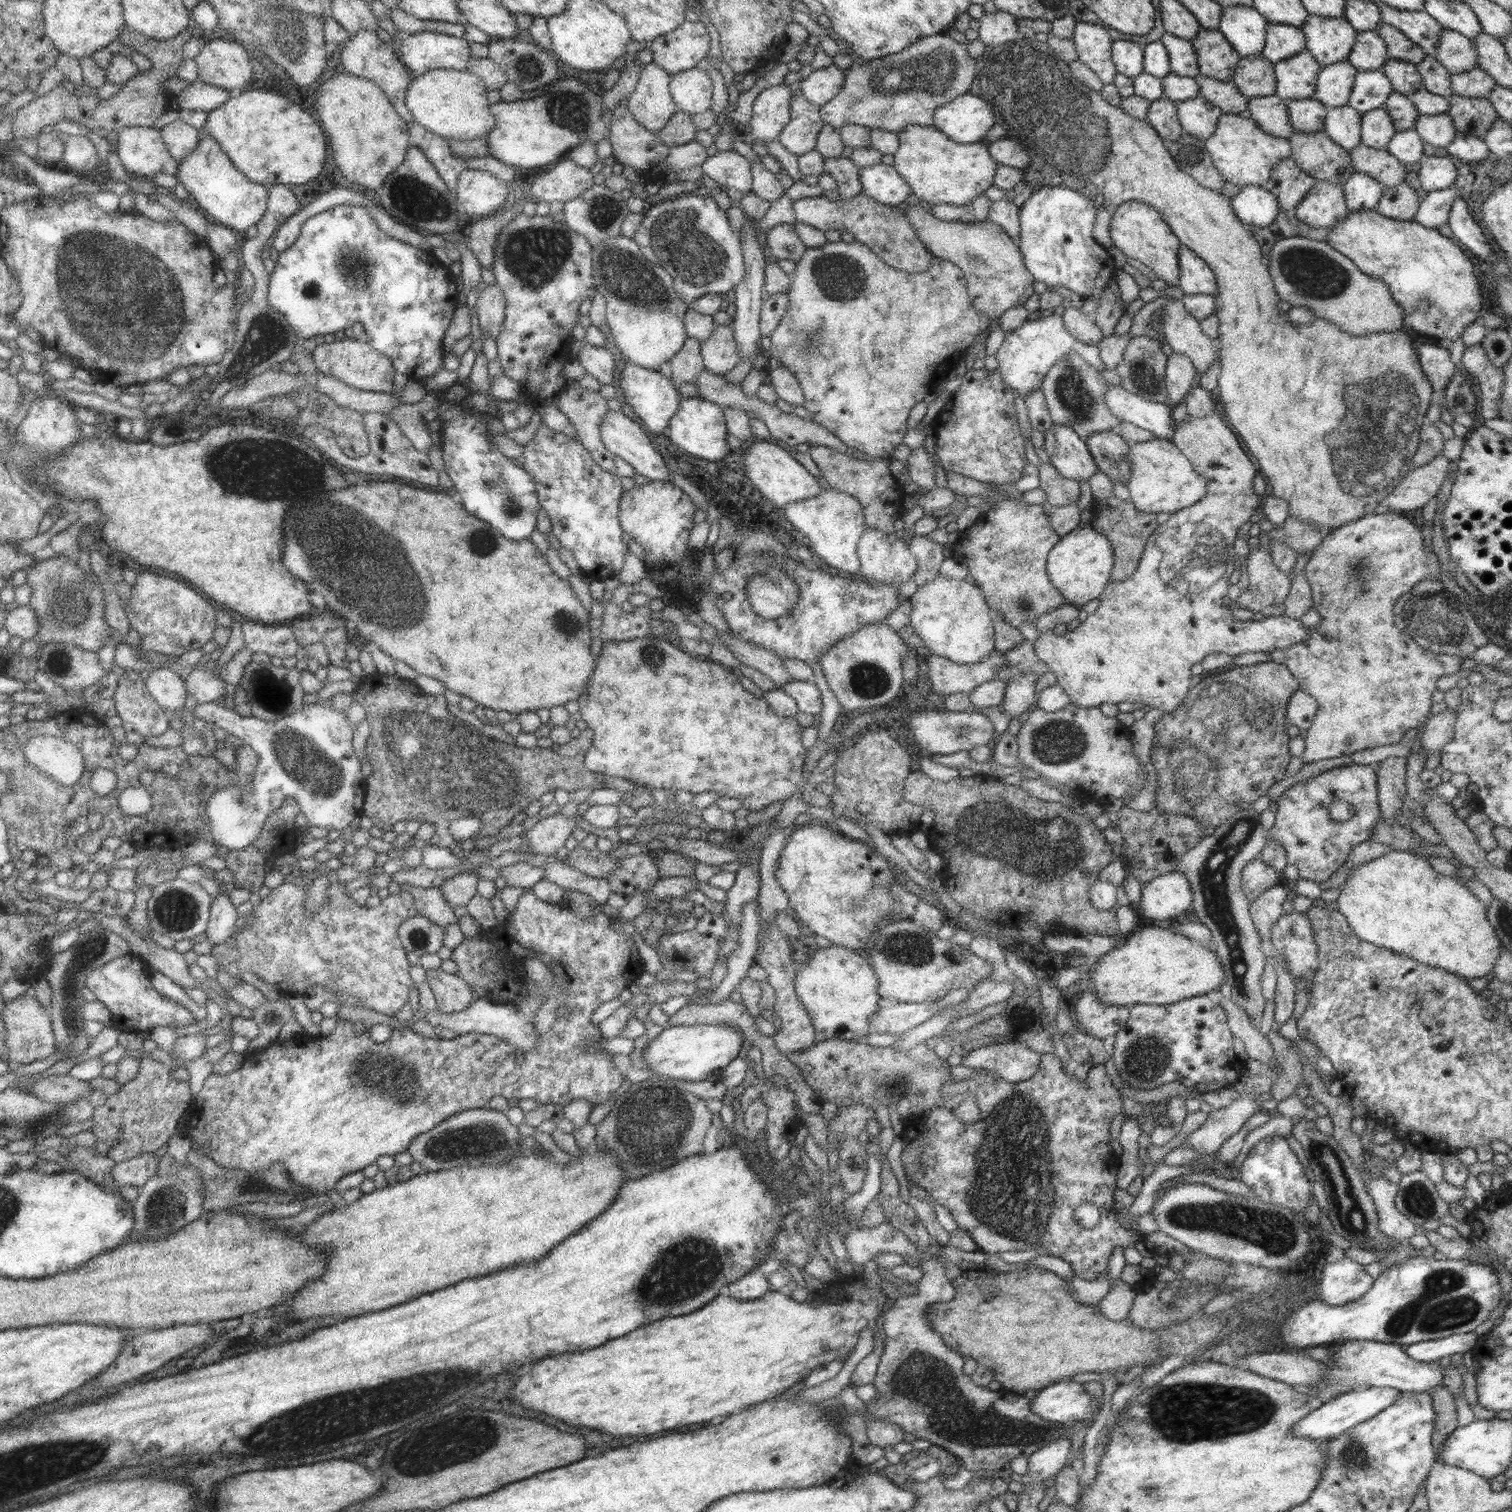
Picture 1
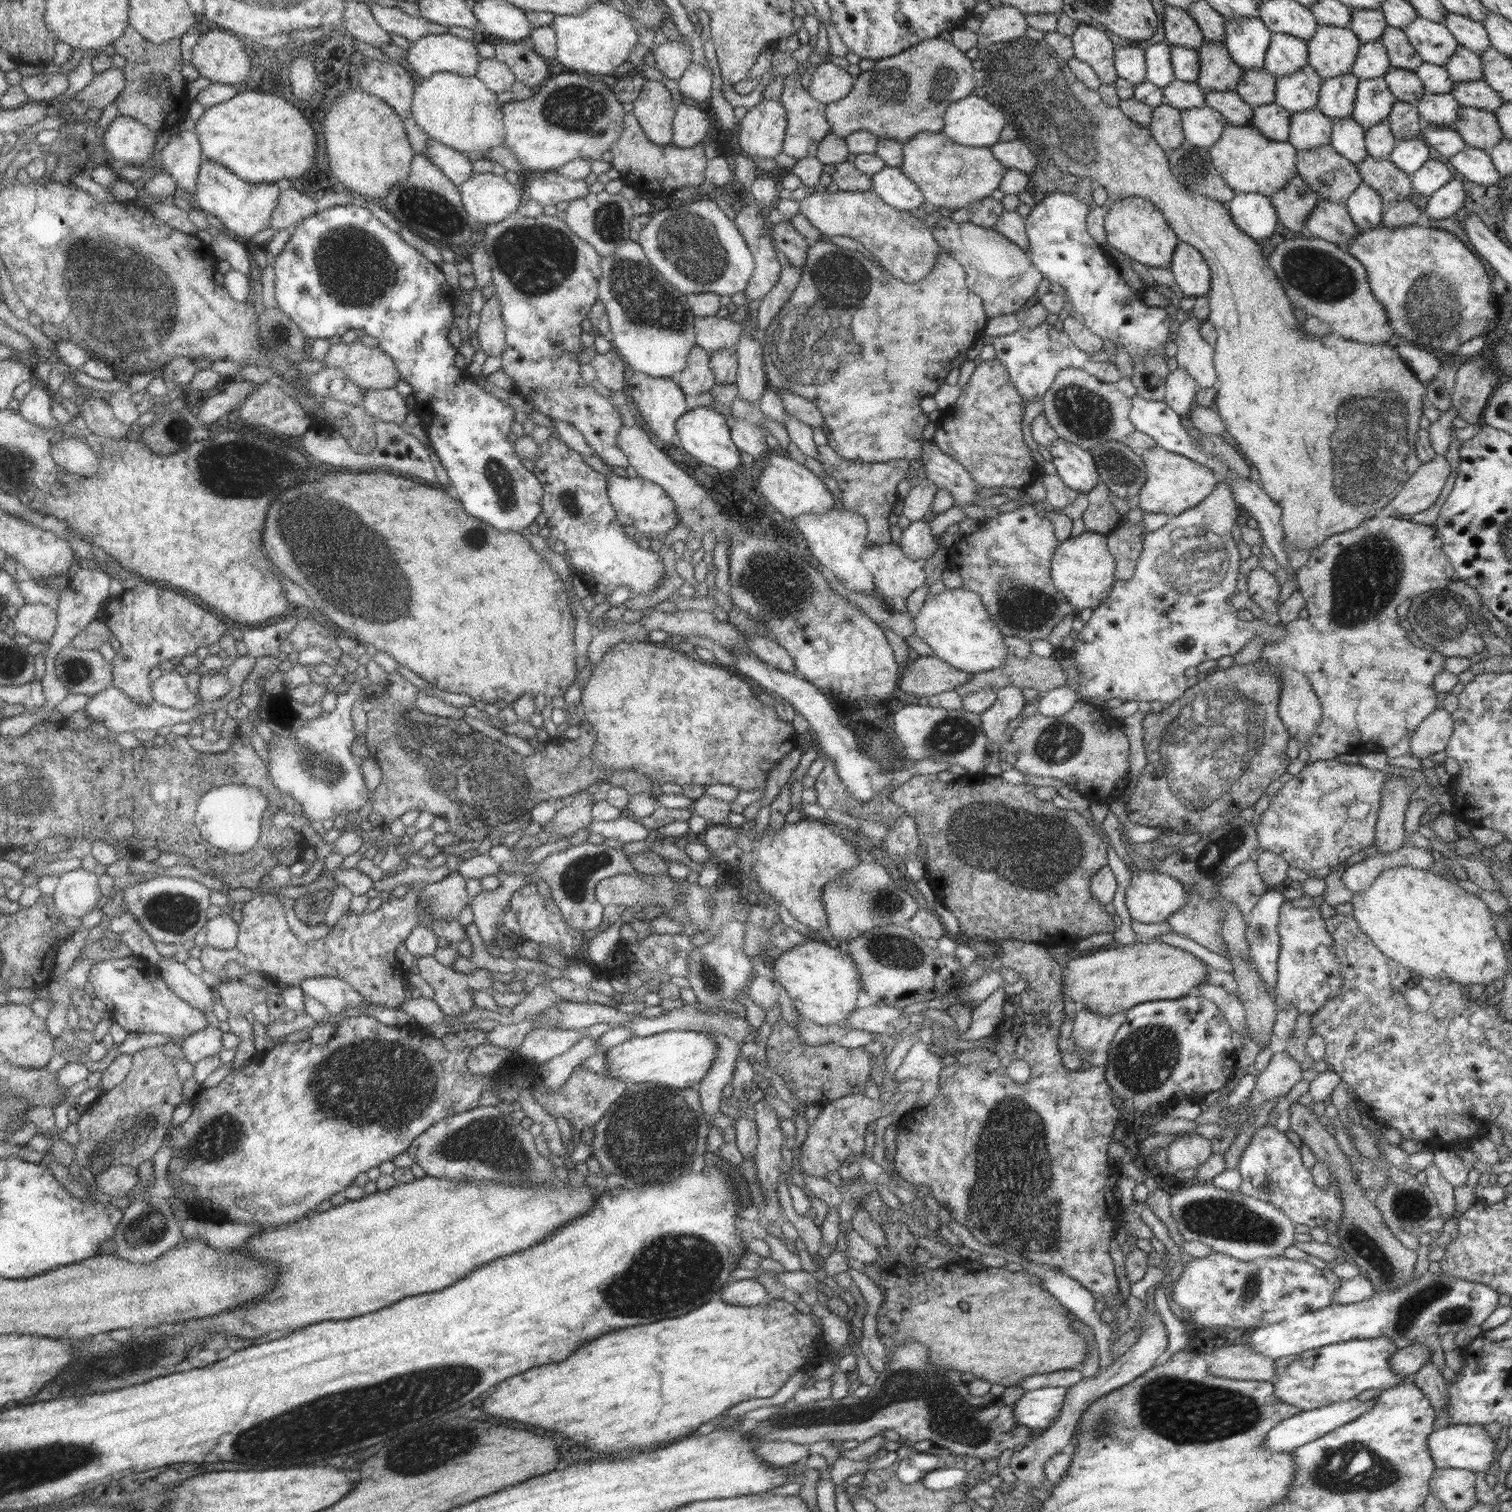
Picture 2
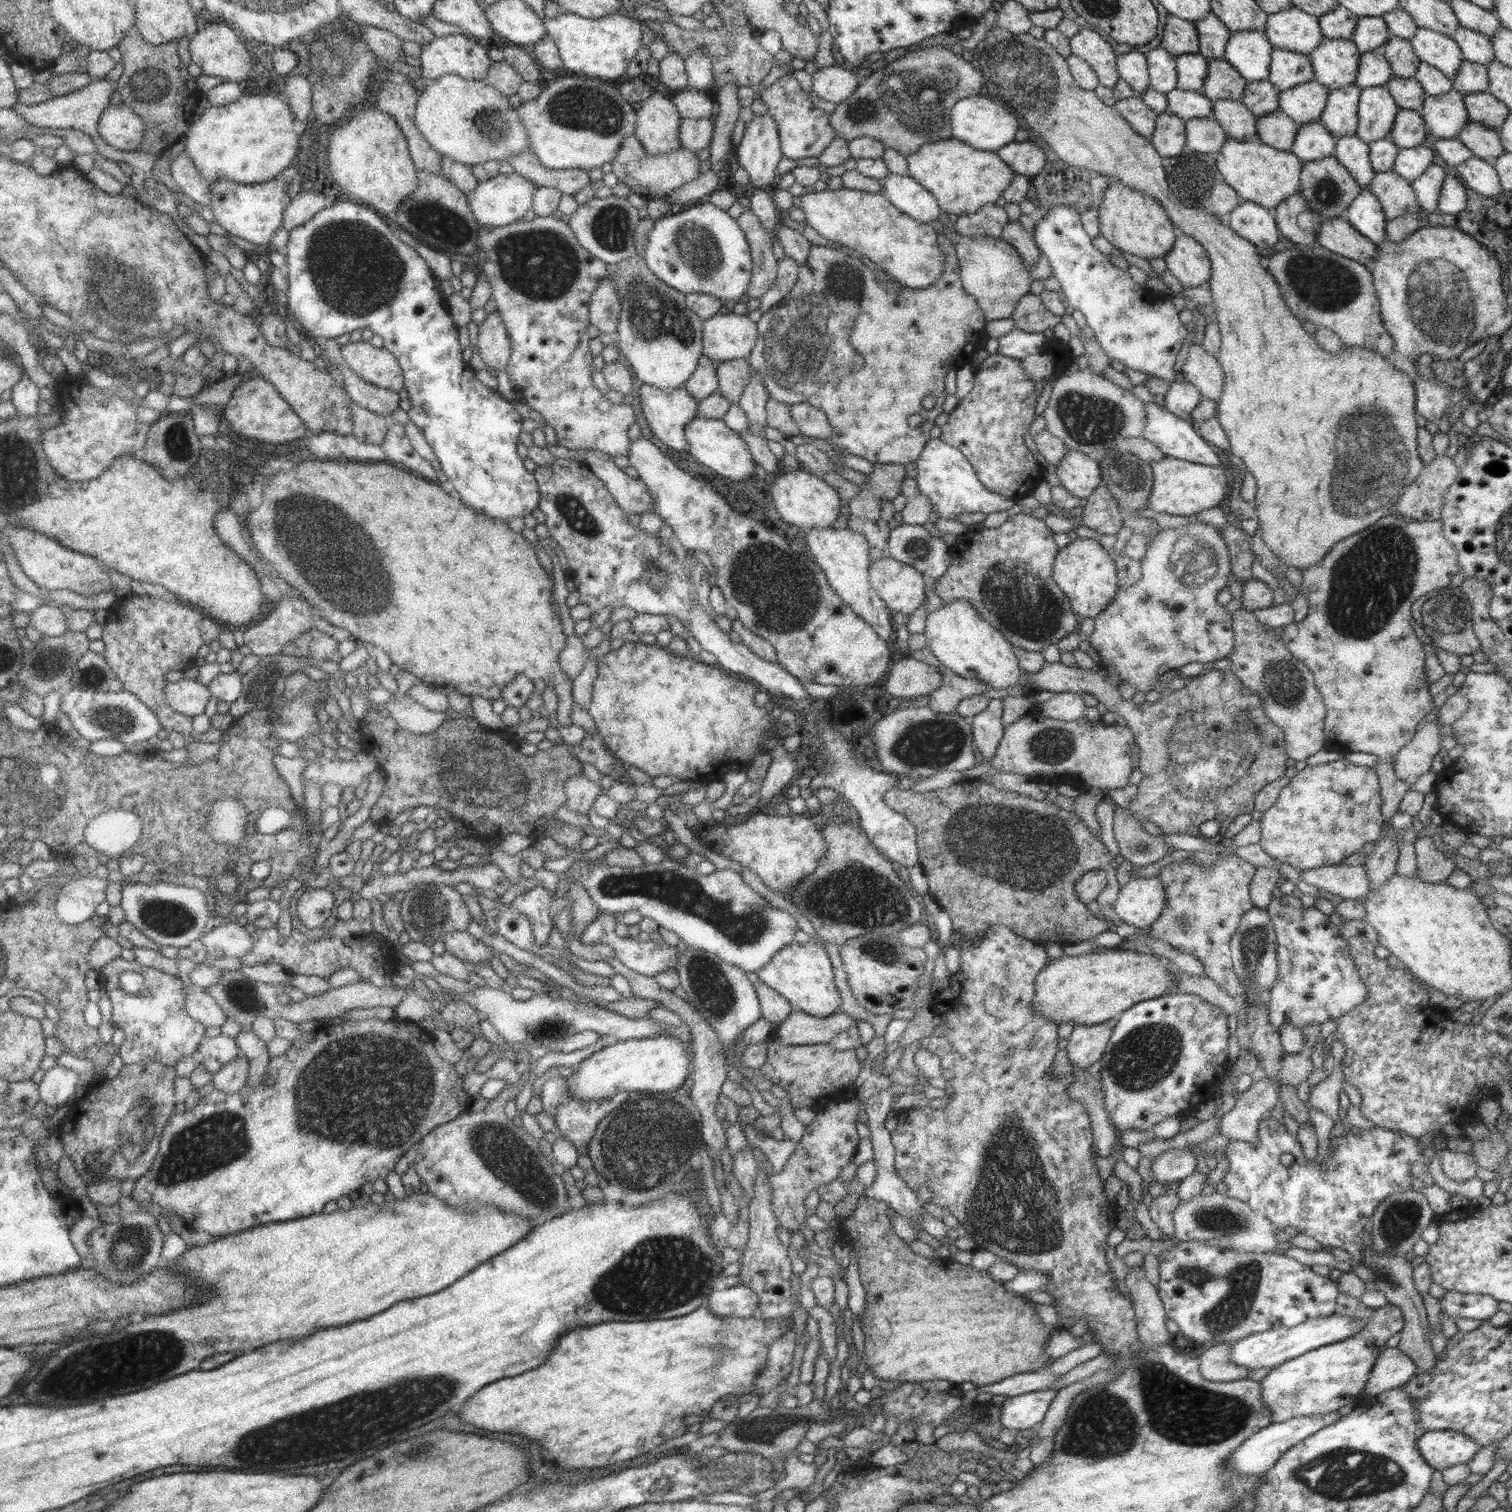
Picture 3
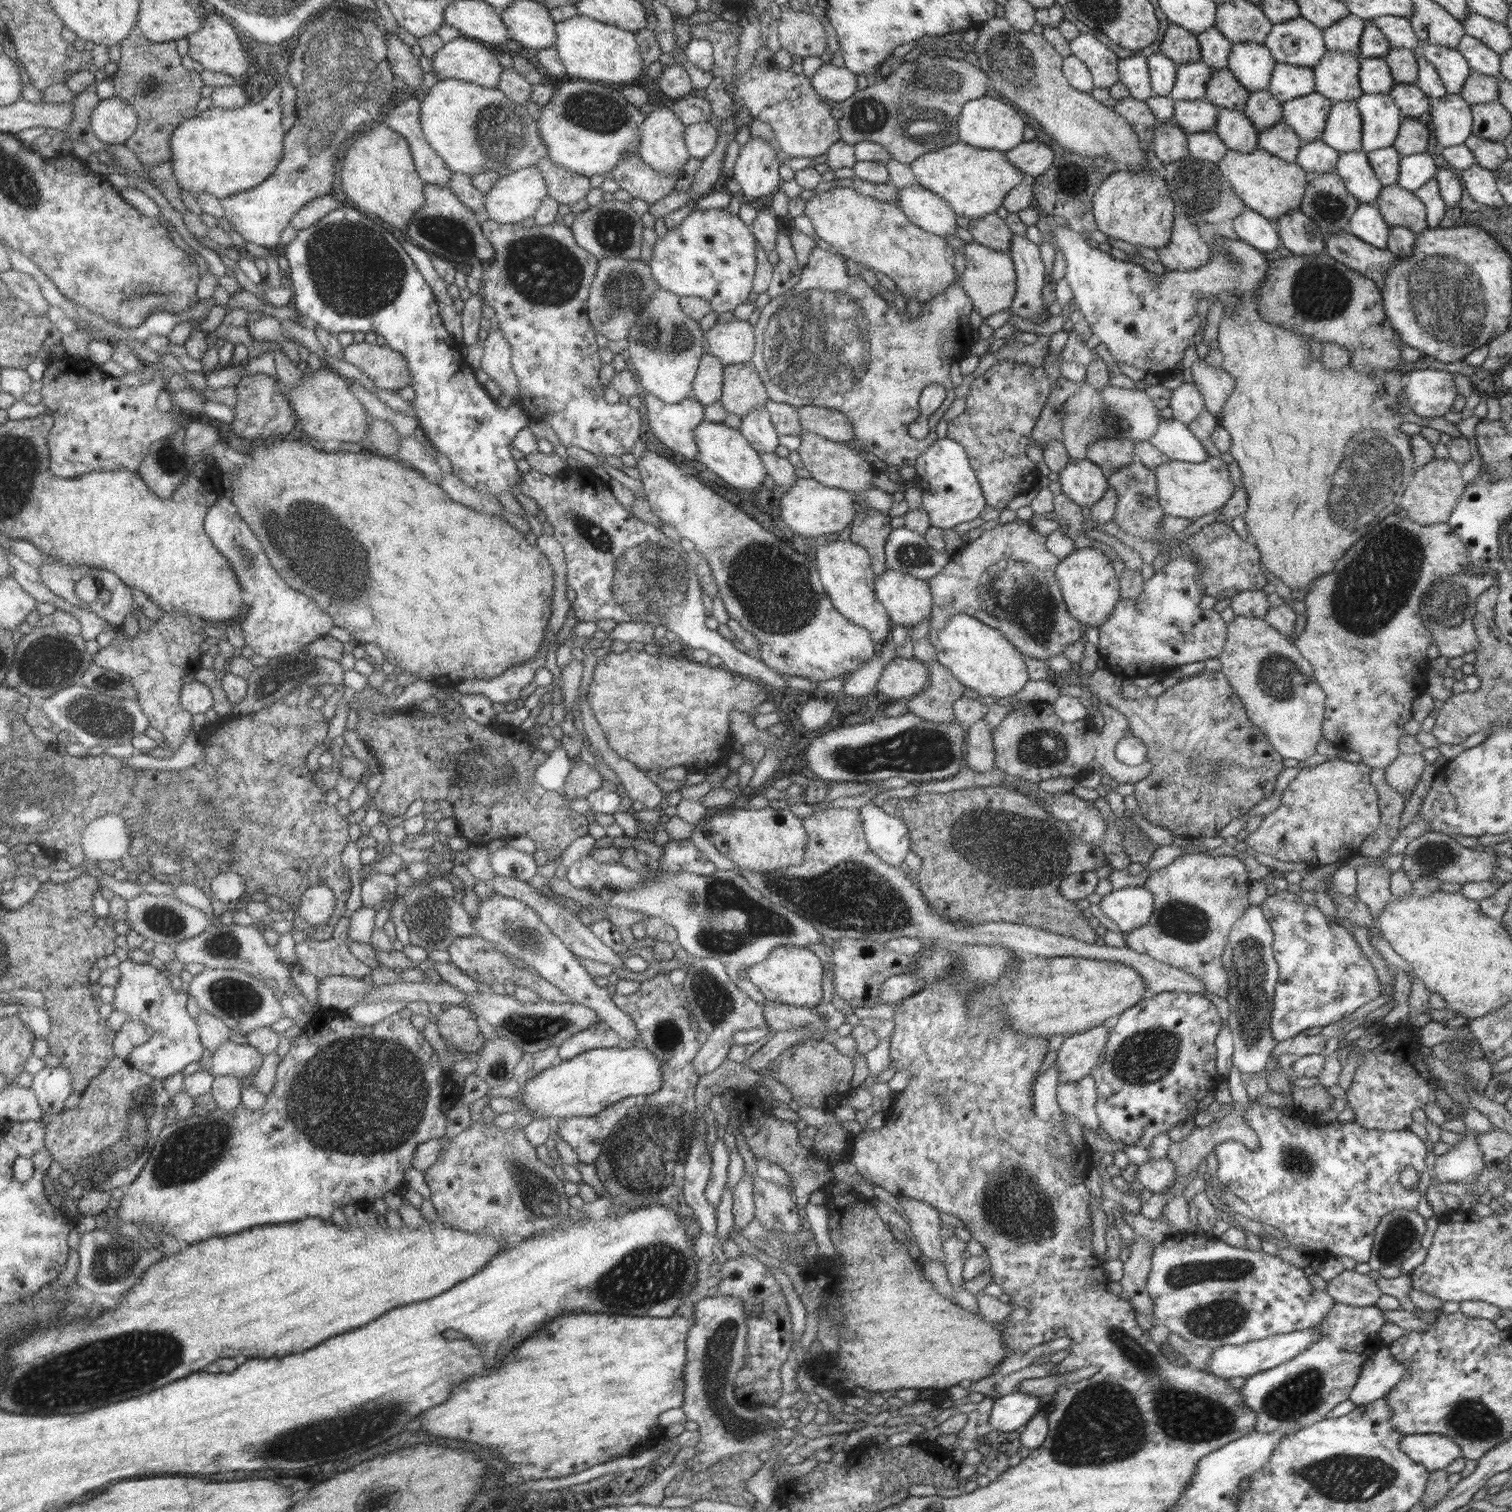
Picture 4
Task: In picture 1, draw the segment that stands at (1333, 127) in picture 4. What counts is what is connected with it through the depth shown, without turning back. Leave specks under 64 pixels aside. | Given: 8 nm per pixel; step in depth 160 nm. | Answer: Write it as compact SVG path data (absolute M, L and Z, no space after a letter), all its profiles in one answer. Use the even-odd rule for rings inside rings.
M1345 59L1329 66L1321 66L1312 98L1327 109L1339 108L1348 102L1357 70Z

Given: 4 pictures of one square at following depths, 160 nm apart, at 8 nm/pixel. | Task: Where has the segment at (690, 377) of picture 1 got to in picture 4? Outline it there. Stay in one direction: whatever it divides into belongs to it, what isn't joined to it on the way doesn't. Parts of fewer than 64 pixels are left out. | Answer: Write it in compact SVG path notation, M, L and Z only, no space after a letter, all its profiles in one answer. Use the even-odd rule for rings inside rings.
M705 353L699 362L690 396L704 407L715 401L720 401L723 368L724 365L709 353Z

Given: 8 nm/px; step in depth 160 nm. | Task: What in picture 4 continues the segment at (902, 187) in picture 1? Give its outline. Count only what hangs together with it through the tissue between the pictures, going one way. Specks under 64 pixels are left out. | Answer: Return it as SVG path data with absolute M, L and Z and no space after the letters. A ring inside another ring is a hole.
M916 182L899 188L897 203L904 215L925 232L943 238L955 235L956 214L940 196Z

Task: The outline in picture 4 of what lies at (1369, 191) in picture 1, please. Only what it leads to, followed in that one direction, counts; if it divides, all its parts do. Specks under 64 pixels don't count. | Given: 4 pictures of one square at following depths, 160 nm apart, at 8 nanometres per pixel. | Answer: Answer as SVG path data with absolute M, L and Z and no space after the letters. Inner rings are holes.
M1358 203L1342 232L1352 234L1375 248L1385 250L1389 229L1375 204Z

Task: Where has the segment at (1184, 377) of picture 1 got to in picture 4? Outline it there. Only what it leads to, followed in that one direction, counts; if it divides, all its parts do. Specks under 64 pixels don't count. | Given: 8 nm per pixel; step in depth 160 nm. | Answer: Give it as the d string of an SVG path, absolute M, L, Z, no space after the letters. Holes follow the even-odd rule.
M1184 383L1171 391L1168 406L1173 419L1189 425L1203 411L1204 401L1193 383Z

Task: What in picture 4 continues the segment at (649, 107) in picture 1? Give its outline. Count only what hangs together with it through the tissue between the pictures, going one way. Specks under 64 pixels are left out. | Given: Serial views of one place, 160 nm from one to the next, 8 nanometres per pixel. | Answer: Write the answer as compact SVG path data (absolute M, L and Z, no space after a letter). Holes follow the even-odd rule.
M651 105L651 112L644 117L638 128L641 135L638 148L641 161L659 174L683 172L683 166L689 158L684 141L684 127L672 110L662 105Z

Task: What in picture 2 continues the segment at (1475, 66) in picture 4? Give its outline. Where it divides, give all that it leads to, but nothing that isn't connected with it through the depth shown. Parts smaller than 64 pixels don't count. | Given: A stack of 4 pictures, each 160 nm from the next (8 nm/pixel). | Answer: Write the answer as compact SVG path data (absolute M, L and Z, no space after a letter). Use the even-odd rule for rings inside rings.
M1447 13L1444 25L1457 41L1458 46L1477 53L1481 53L1490 47L1488 34L1484 29L1484 24L1481 22L1475 22L1457 14Z

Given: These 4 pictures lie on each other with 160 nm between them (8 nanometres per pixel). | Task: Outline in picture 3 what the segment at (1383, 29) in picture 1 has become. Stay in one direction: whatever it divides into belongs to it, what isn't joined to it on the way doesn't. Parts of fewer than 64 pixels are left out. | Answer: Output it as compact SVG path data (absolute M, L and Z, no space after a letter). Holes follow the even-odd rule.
M1389 36L1381 46L1385 60L1389 63L1392 76L1413 77L1420 60L1415 56L1410 42Z

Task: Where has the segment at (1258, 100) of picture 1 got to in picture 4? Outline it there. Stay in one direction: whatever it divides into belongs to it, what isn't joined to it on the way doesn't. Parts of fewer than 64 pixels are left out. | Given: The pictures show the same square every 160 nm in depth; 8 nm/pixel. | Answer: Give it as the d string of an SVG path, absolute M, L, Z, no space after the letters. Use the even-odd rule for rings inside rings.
M1283 120L1258 133L1257 146L1285 162L1296 163L1295 158L1303 145L1304 142L1300 141Z

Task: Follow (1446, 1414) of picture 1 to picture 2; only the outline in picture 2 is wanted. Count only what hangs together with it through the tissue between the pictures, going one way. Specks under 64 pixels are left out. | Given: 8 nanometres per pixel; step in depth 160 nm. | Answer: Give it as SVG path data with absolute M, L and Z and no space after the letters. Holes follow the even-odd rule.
M1431 1360L1422 1364L1408 1380L1429 1399L1436 1416L1436 1426L1449 1425L1444 1412L1448 1399L1447 1384Z

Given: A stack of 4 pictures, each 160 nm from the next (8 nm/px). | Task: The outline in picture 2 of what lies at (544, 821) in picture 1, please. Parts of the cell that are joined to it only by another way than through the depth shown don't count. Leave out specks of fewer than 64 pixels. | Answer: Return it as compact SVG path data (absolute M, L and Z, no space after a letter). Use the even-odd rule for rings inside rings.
M586 789L577 791L573 793L573 801L557 810L553 818L545 824L545 832L555 840L587 828L592 821L591 809L591 795Z

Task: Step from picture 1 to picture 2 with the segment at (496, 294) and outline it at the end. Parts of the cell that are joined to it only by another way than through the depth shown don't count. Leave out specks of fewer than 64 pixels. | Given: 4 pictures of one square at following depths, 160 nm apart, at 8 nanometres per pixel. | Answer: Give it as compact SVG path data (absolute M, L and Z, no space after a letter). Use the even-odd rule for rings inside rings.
M495 295L483 303L479 315L476 336L480 345L479 350L487 356L501 356L505 349L504 321L501 316L499 299Z

